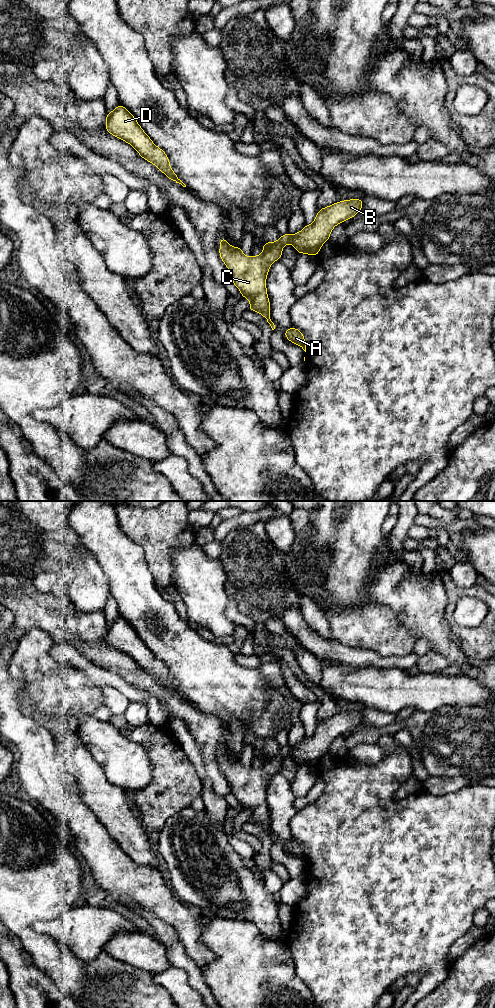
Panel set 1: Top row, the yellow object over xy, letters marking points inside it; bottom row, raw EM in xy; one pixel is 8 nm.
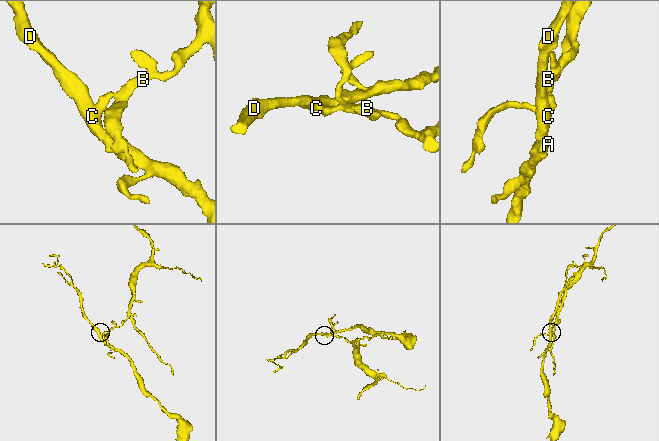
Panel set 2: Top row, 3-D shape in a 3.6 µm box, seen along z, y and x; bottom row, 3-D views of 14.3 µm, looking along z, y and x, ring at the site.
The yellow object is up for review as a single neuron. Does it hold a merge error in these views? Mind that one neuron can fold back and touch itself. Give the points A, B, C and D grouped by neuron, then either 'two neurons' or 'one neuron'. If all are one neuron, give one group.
groups A C D / B; two neurons

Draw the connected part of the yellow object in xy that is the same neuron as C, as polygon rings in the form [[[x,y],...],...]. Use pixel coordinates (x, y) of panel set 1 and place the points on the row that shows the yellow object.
[[[289,233],[281,235],[276,242],[264,243],[260,255],[247,257],[240,247],[232,247],[224,237],[220,238],[220,258],[228,268],[232,282],[240,290],[242,298],[250,300],[248,310],[262,314],[272,330],[275,325],[270,319],[266,278],[271,264],[281,258],[283,247],[291,239],[292,235]]]

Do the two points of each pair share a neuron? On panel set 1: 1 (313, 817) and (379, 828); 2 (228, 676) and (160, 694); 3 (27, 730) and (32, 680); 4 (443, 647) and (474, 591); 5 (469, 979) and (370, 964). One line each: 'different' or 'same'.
1: same
2: different
3: different
4: different
5: different

